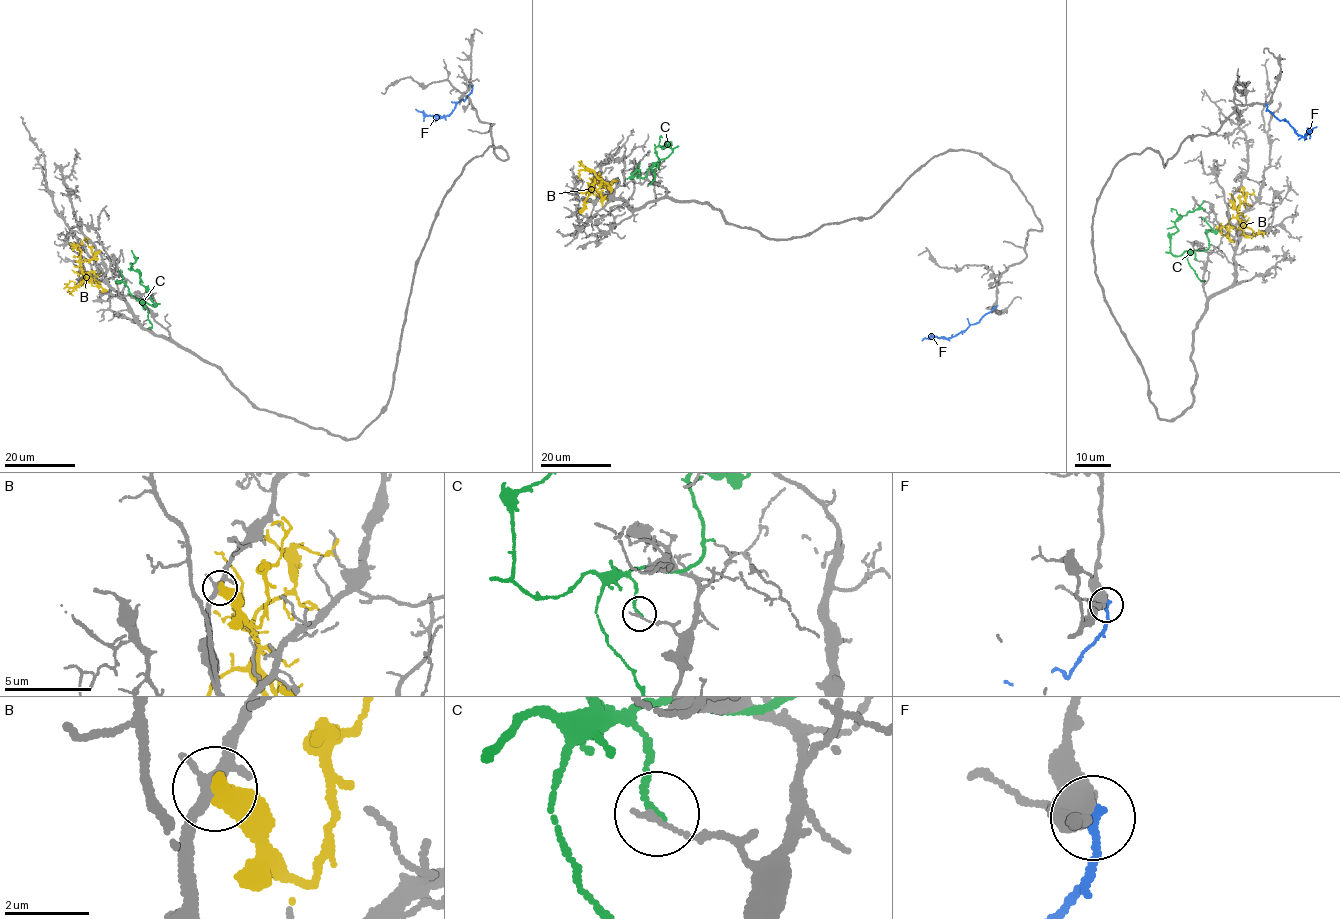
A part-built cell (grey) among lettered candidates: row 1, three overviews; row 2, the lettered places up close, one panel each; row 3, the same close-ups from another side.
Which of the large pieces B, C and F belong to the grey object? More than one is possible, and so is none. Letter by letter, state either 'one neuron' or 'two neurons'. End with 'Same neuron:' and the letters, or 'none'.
B: two neurons
C: two neurons
F: two neurons
Same neuron: none

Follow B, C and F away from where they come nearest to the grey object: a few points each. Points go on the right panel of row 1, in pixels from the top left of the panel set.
B: (1230, 201), (1236, 207), (1237, 216), (1221, 229), (1222, 235), (1230, 240)
C: (1196, 259), (1193, 251), (1172, 254), (1170, 237), (1178, 230), (1175, 222), (1203, 201)
F: (1266, 105), (1266, 109), (1280, 120), (1285, 119), (1300, 135), (1305, 136), (1317, 126)

